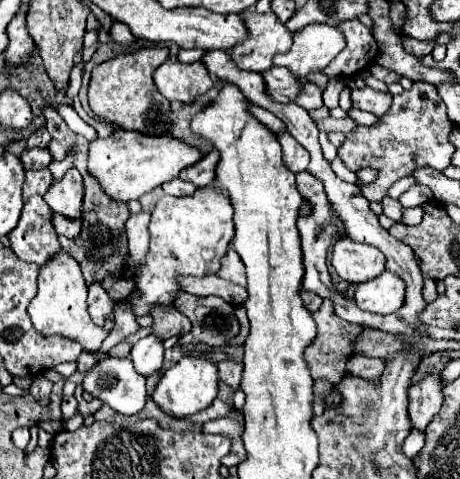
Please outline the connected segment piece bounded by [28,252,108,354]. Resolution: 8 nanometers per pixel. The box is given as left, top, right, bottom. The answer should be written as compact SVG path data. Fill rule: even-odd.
M60 252L56 254L56 258L52 258L52 262L48 262L48 266L40 268L38 294L32 298L28 314L34 328L42 336L64 336L72 342L78 342L86 352L96 354L108 332L92 322L86 298L88 298L88 284L82 276L80 264L70 254Z

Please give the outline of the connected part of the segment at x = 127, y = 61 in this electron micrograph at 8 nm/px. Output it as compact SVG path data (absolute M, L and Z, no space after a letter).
M140 48L130 54L120 54L112 60L102 62L92 70L92 80L88 88L88 100L92 112L104 122L120 130L136 130L146 136L166 134L172 126L170 100L164 98L154 84L154 70L168 60L168 48Z

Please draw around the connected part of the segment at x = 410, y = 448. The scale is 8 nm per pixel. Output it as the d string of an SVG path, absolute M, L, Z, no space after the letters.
M412 430L410 436L408 436L408 438L404 440L404 444L402 444L402 454L404 454L406 458L414 460L416 454L422 450L422 446L424 446L424 432Z

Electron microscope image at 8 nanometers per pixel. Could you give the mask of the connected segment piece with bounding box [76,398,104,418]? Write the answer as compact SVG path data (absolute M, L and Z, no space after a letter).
M94 398L92 402L84 402L84 400L80 400L80 404L78 404L78 416L82 416L82 418L86 418L86 416L90 416L90 414L94 414L98 408L102 408L102 400L98 400L98 398Z

